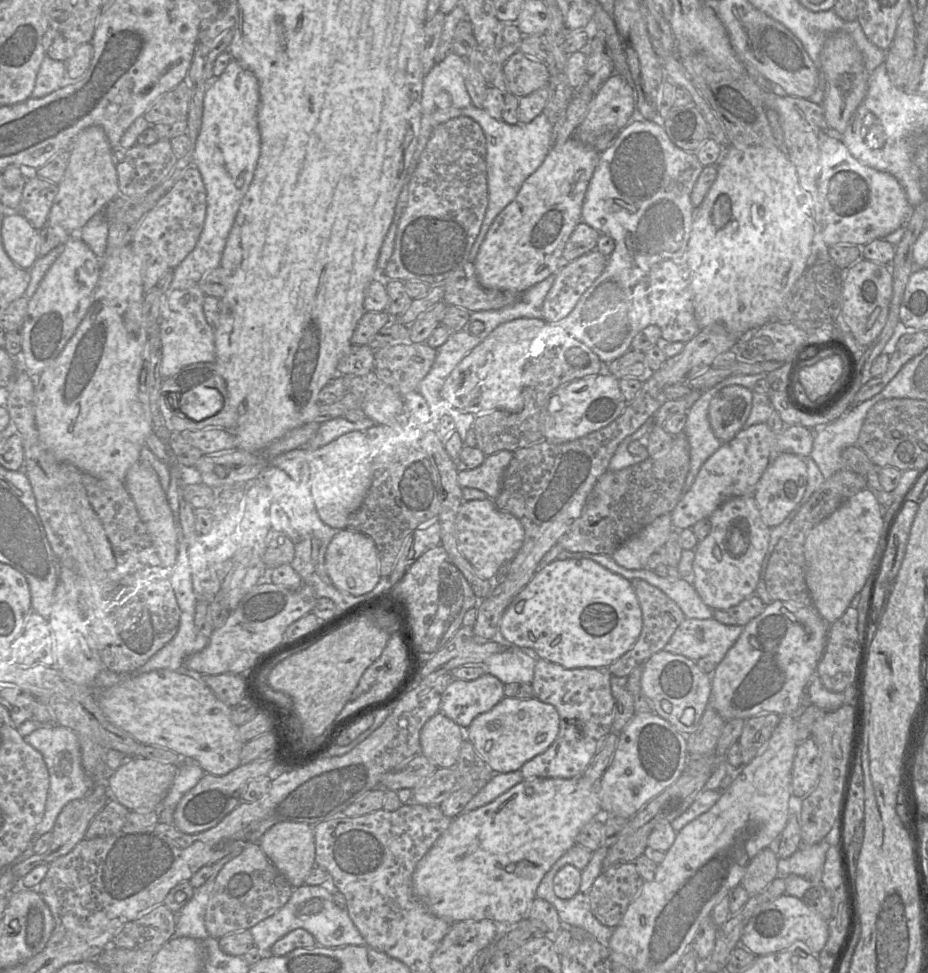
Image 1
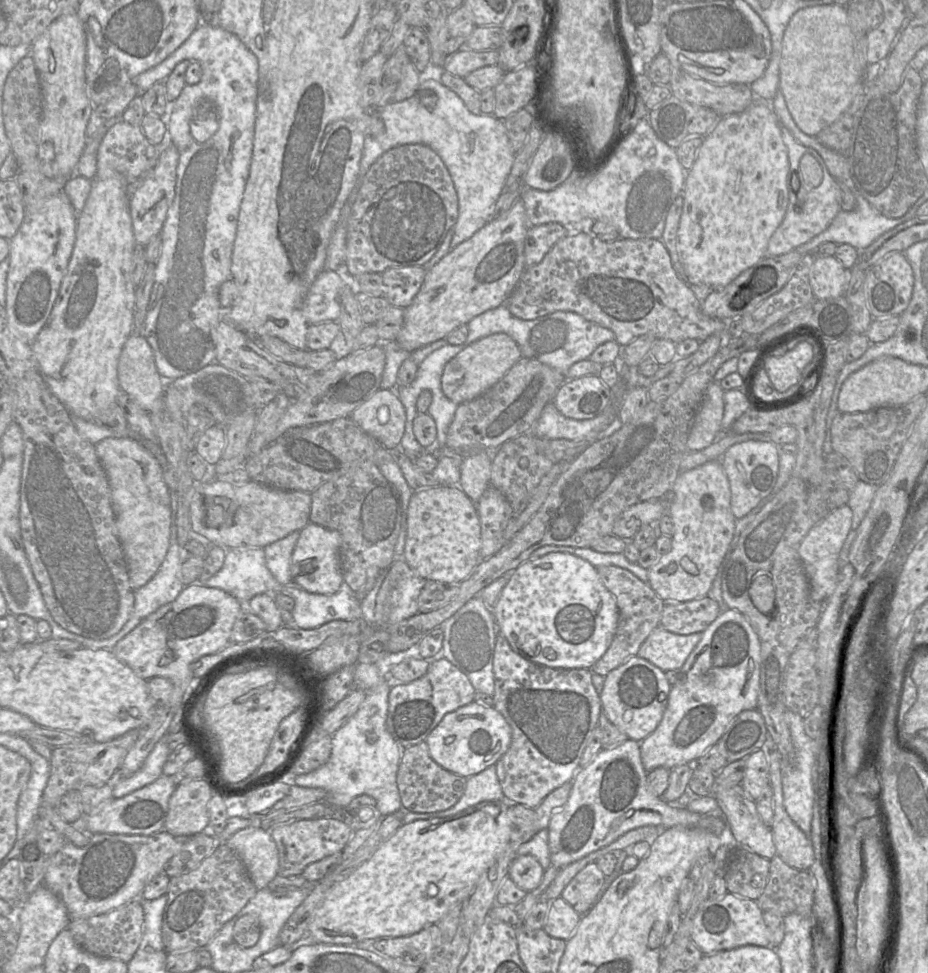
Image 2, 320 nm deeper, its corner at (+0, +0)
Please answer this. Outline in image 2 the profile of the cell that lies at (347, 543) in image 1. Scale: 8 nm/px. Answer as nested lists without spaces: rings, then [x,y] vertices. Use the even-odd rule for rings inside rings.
[[[309,522],[300,531],[299,539],[292,553],[291,576],[293,583],[310,593],[324,595],[336,593],[344,581],[339,562],[341,540],[338,531]]]

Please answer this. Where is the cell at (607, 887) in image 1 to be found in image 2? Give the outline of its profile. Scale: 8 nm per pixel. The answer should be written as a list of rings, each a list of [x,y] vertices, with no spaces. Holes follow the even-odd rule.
[[[590,863],[579,871],[566,885],[561,898],[576,912],[585,915],[599,900],[606,876],[595,863]]]

